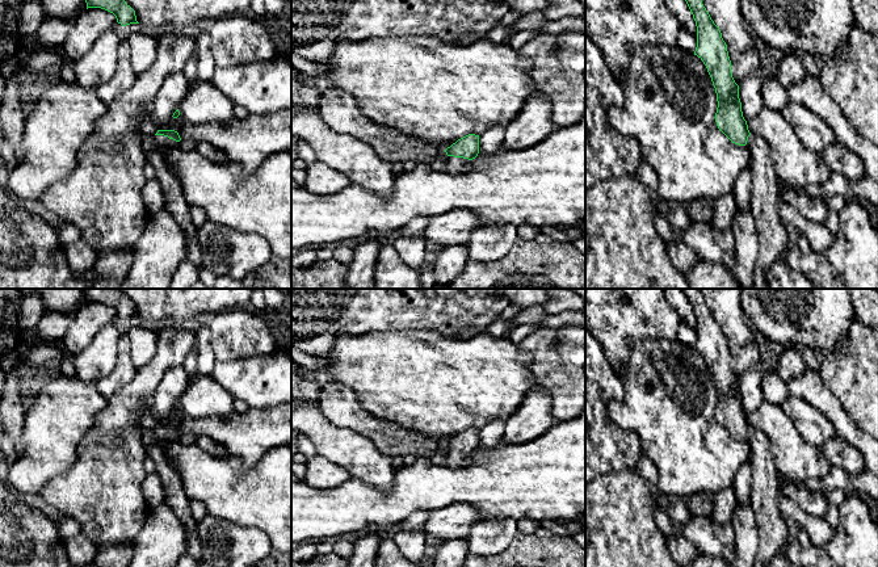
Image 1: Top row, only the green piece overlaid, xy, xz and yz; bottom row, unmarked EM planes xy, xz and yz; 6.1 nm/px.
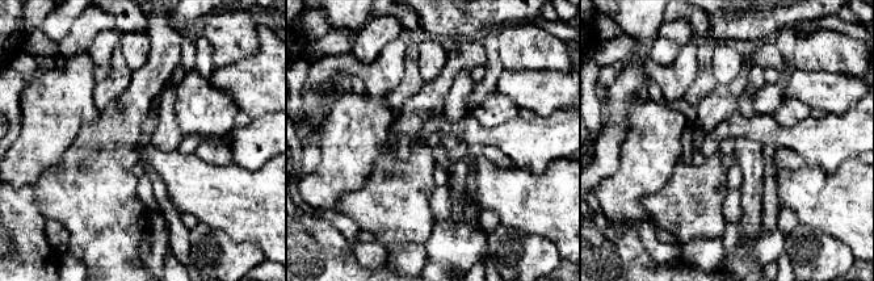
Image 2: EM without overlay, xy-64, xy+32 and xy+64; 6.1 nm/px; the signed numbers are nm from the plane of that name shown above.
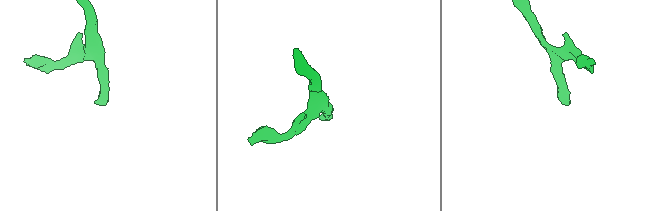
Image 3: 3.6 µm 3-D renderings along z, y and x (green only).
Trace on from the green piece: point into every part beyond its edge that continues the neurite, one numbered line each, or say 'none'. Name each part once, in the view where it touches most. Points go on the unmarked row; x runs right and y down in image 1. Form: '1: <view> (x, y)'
1: xy (163, 436)

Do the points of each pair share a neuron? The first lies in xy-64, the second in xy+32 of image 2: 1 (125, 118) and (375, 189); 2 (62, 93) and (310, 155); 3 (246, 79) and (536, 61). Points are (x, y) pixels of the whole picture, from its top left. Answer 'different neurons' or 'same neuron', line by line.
1: same neuron
2: different neurons
3: different neurons

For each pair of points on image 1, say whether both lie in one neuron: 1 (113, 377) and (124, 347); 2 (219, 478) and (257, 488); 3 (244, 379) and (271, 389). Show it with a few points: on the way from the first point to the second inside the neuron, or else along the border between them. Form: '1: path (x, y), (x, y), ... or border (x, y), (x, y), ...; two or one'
1: path (121, 369), (124, 366), (124, 355); one
2: path (229, 483), (236, 488), (248, 488); one
3: path (251, 379), (264, 389); one

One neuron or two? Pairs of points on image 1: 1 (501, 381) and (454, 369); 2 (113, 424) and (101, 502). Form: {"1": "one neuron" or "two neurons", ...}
{"1": "one neuron", "2": "one neuron"}

